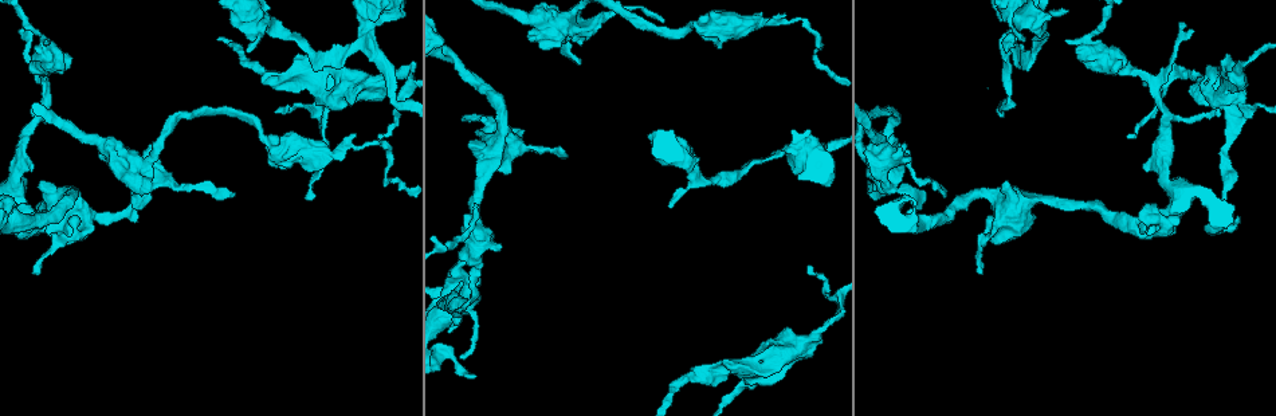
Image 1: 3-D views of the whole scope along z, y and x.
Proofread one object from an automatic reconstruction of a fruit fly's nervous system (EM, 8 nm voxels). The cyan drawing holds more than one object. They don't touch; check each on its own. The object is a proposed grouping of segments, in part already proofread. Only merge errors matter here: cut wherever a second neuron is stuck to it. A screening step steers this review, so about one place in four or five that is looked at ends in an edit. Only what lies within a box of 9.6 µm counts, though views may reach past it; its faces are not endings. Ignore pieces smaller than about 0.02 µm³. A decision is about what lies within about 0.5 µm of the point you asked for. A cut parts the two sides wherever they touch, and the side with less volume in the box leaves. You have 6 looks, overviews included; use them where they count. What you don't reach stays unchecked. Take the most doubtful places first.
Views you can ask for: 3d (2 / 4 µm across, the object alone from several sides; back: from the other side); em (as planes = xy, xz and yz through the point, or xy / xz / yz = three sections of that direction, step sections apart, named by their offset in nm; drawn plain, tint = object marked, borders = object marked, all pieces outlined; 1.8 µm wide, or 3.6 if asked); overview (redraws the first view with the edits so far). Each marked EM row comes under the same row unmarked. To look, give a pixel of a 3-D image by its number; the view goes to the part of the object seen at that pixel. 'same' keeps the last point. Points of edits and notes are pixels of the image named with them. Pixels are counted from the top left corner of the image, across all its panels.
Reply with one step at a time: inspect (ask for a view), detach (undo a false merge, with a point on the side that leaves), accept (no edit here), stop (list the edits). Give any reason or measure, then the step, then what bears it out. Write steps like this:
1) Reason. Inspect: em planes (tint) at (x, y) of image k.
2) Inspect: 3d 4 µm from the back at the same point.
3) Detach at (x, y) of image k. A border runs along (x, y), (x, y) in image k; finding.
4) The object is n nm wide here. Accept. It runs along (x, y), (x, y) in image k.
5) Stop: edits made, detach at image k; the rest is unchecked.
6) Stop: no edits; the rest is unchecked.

Abrupt turn. Inspect: em planes (tint) at (135, 166) of image 1.

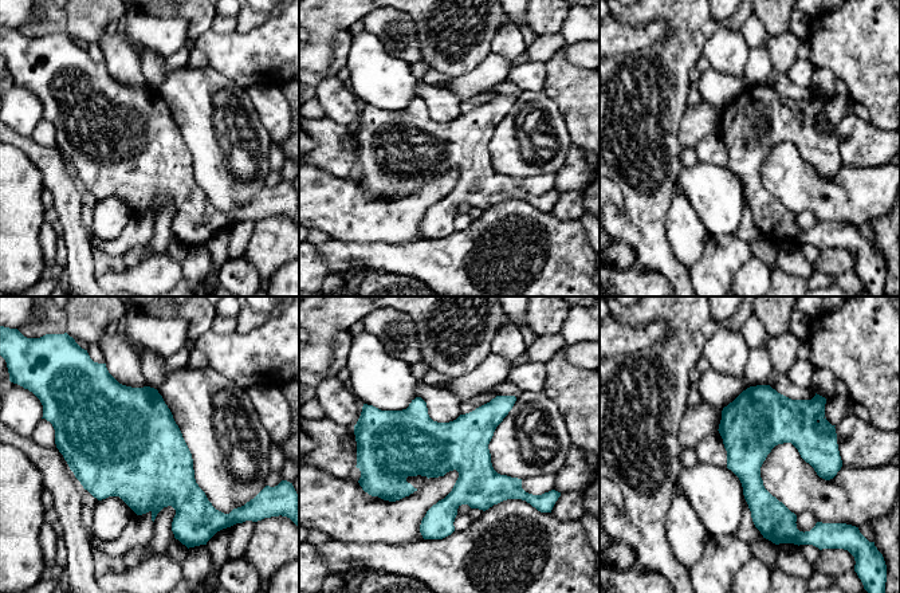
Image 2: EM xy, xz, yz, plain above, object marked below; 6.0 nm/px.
Accept. One neuron here.

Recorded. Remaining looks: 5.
Sudden change in width. Inspect: 3d 2 µm at (338, 149) of image 1.

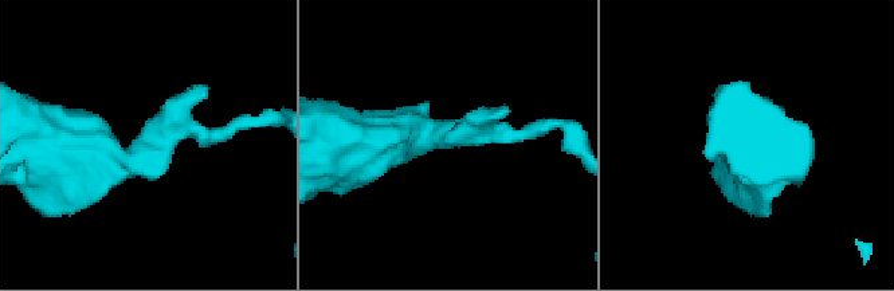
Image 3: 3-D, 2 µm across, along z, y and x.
Inspect: em xy step 4 (tint) at (149, 147) of image 3.

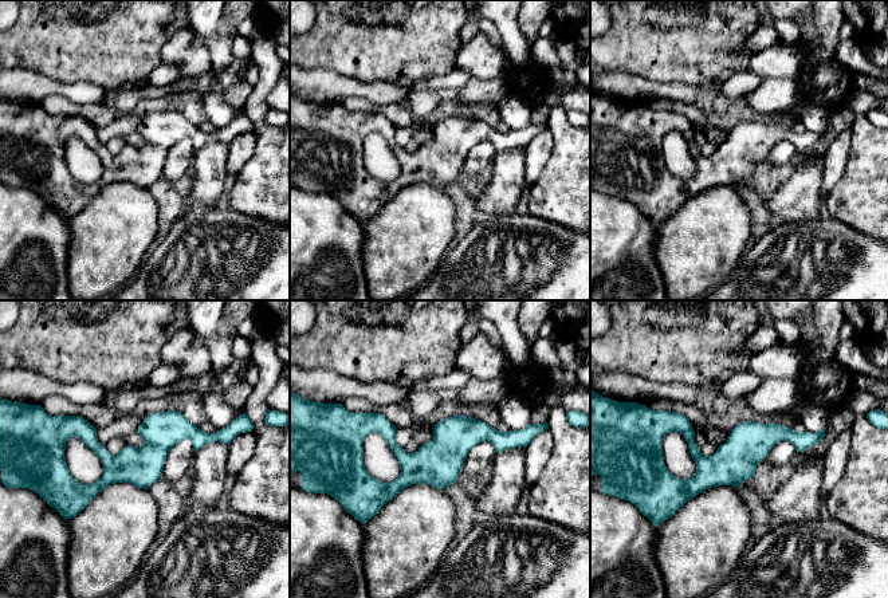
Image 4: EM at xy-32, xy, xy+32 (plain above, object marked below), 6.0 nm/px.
Inspect: em planes (tint) at the same point.

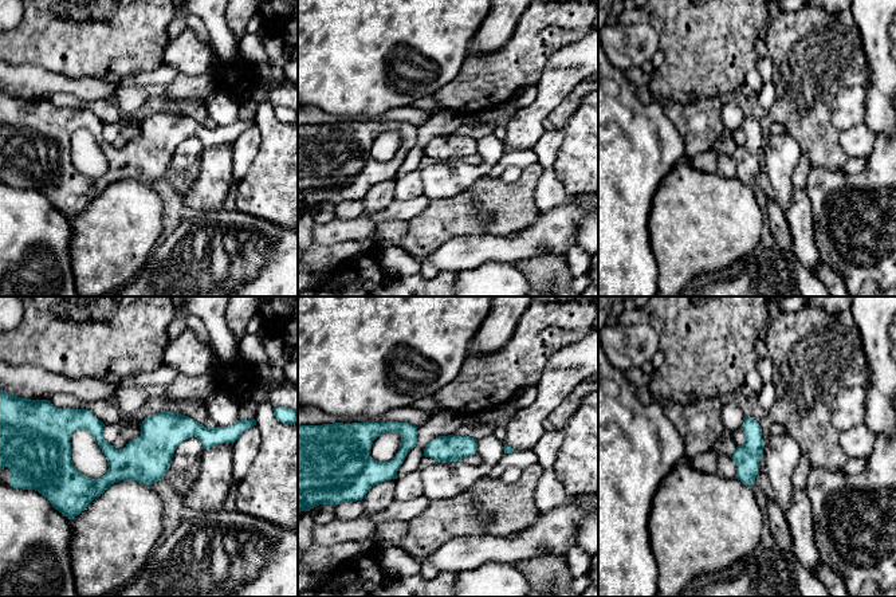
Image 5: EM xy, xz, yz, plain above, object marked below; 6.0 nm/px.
The object is 150 nm wide here. Accept. Continuous, no second neuron.

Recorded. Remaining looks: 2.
Calibre changes. Inspect: em xz step 16 (borders) at (691, 24) of image 1.

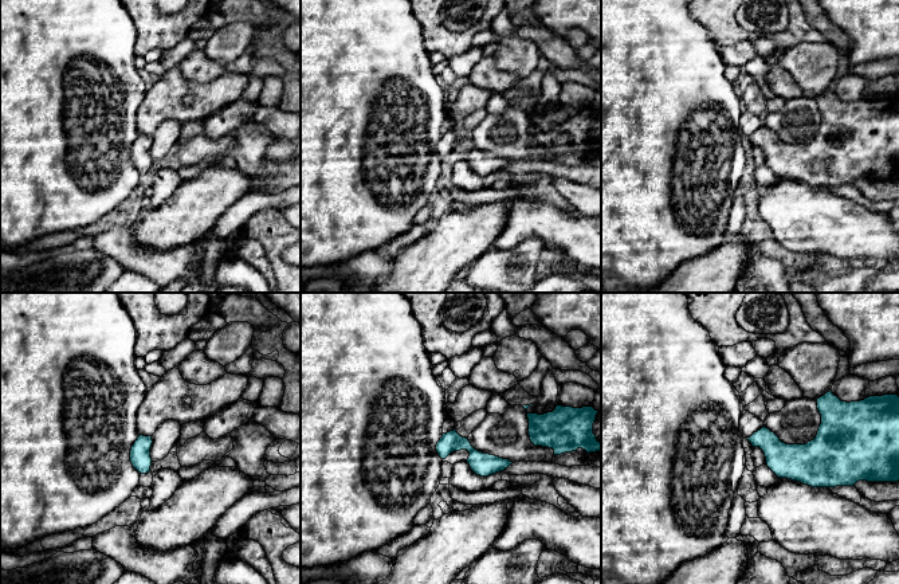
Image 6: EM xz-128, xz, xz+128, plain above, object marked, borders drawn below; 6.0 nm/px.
The object is 120 nm wide here. Accept. All the same neuron.

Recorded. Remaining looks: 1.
Stop: no edits; the rest is unchecked.

